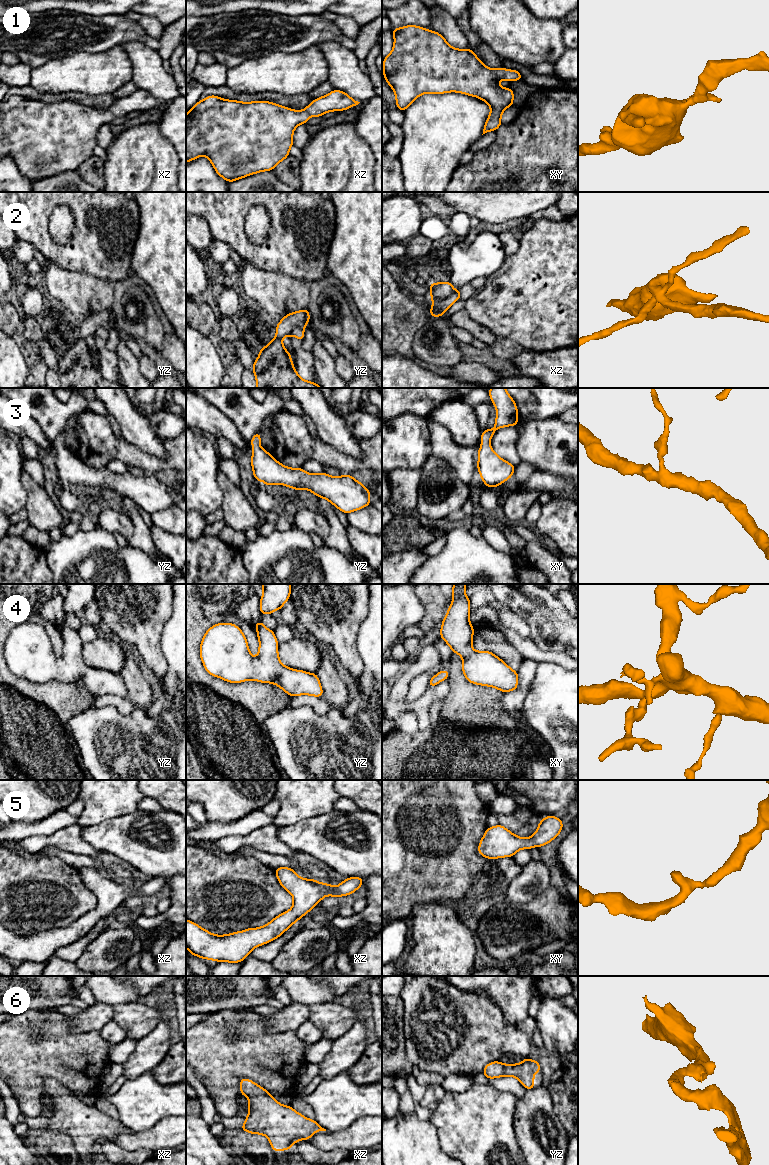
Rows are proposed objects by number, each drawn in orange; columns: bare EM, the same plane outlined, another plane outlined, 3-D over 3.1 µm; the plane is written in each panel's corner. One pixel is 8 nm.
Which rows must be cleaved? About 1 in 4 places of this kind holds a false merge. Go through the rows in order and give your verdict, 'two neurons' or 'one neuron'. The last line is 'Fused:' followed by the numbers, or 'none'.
1: one neuron
2: two neurons
3: one neuron
4: one neuron
5: one neuron
6: one neuron
Fused: 2

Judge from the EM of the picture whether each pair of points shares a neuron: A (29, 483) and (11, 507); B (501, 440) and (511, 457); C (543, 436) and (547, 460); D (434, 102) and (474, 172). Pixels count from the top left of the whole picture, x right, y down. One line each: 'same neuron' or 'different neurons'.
A: different neurons
B: same neuron
C: same neuron
D: different neurons

